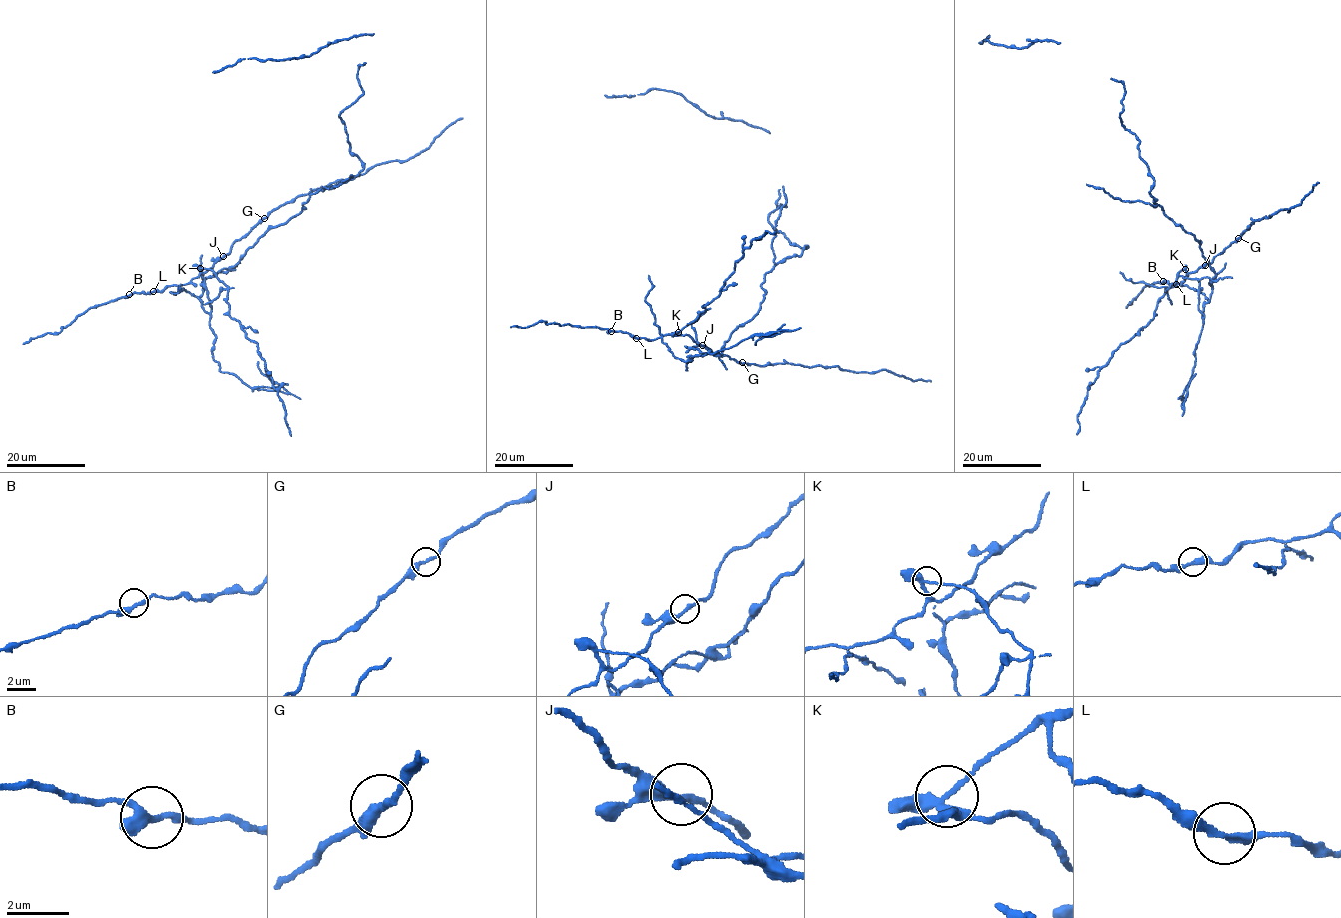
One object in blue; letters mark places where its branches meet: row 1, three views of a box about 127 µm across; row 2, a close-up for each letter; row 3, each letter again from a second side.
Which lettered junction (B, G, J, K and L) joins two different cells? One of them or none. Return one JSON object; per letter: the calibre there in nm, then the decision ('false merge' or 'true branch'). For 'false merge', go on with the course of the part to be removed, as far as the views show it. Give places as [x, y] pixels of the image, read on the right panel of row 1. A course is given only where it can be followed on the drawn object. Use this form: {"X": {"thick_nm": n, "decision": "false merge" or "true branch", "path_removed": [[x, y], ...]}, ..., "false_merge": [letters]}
{"B": {"thick_nm": 240, "decision": "true branch"}, "G": {"thick_nm": 240, "decision": "true branch"}, "J": {"thick_nm": 240, "decision": "true branch"}, "K": {"thick_nm": 240, "decision": "false merge", "path_removed": [[1185, 269], [1184, 278], [1216, 275], [1191, 233], [1154, 202], [1139, 139], [1119, 117], [1125, 88], [1110, 79]]}, "L": {"thick_nm": 240, "decision": "true branch"}, "false_merge": ["K"]}

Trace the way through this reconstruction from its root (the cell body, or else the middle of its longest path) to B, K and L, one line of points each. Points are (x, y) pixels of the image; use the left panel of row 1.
B: (301, 211), (269, 229), (228, 269), (215, 274), (199, 268), (199, 274), (187, 283), (129, 294)
K: (301, 211), (269, 229), (239, 262), (228, 269), (215, 274), (210, 269), (199, 267)
L: (301, 211), (269, 229), (228, 269), (215, 274), (199, 268), (199, 274), (187, 283), (153, 291)

